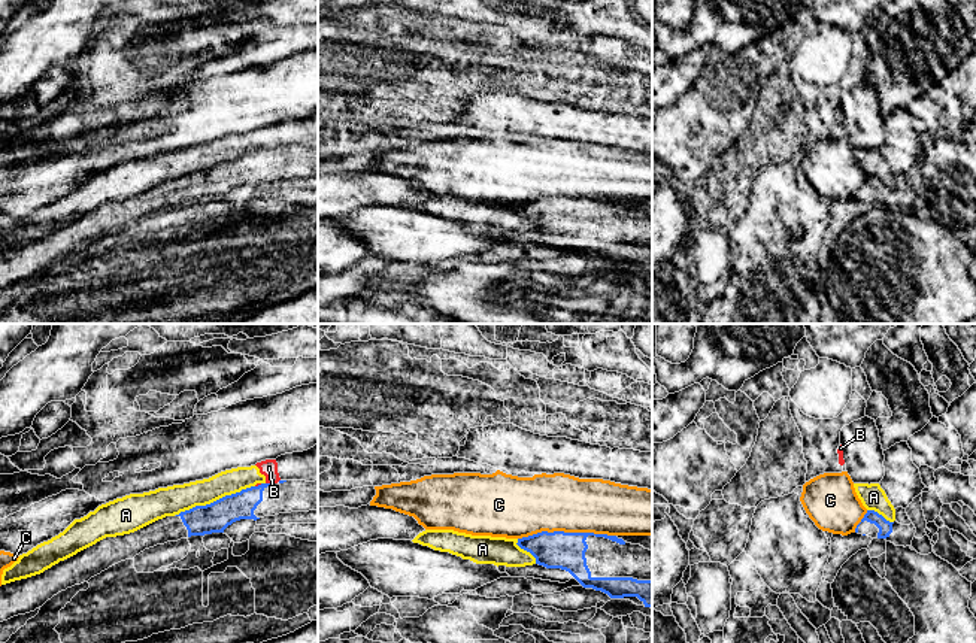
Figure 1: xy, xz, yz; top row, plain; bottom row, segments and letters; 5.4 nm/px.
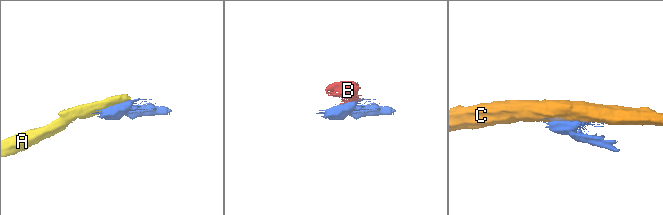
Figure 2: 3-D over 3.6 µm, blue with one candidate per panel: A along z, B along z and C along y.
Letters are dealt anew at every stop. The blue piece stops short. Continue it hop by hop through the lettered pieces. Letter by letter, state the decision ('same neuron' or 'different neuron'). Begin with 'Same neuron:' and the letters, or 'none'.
Same neuron: none
A: different neuron
B: different neuron
C: different neuron

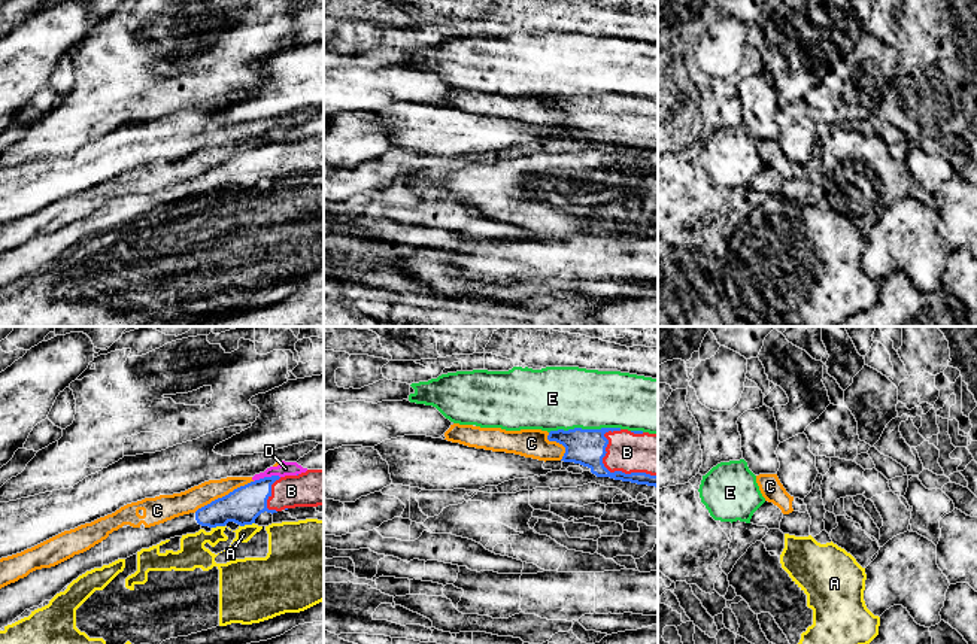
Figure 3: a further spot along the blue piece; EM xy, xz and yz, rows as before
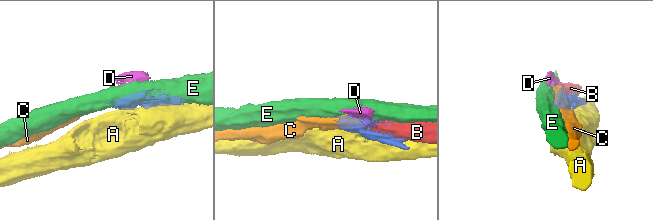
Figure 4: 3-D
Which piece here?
Same neuron: B
A: different neuron
B: same neuron
C: different neuron
D: different neuron
E: different neuron

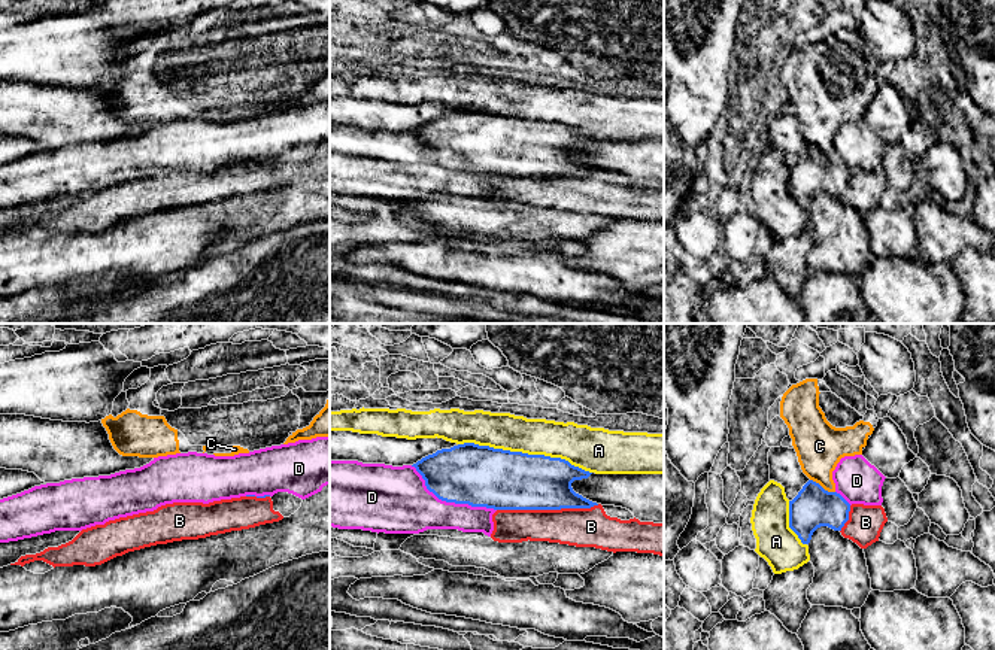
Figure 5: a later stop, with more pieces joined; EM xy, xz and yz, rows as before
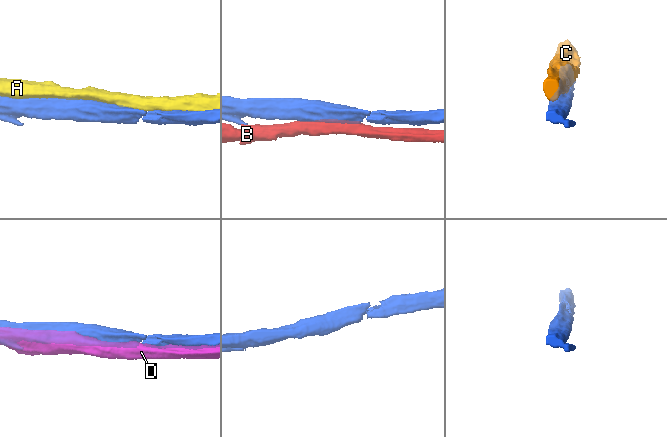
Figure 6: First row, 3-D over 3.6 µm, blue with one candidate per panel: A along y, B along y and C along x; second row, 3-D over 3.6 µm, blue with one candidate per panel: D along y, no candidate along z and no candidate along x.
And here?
Same neuron: none
A: different neuron
B: different neuron
C: different neuron
D: different neuron

